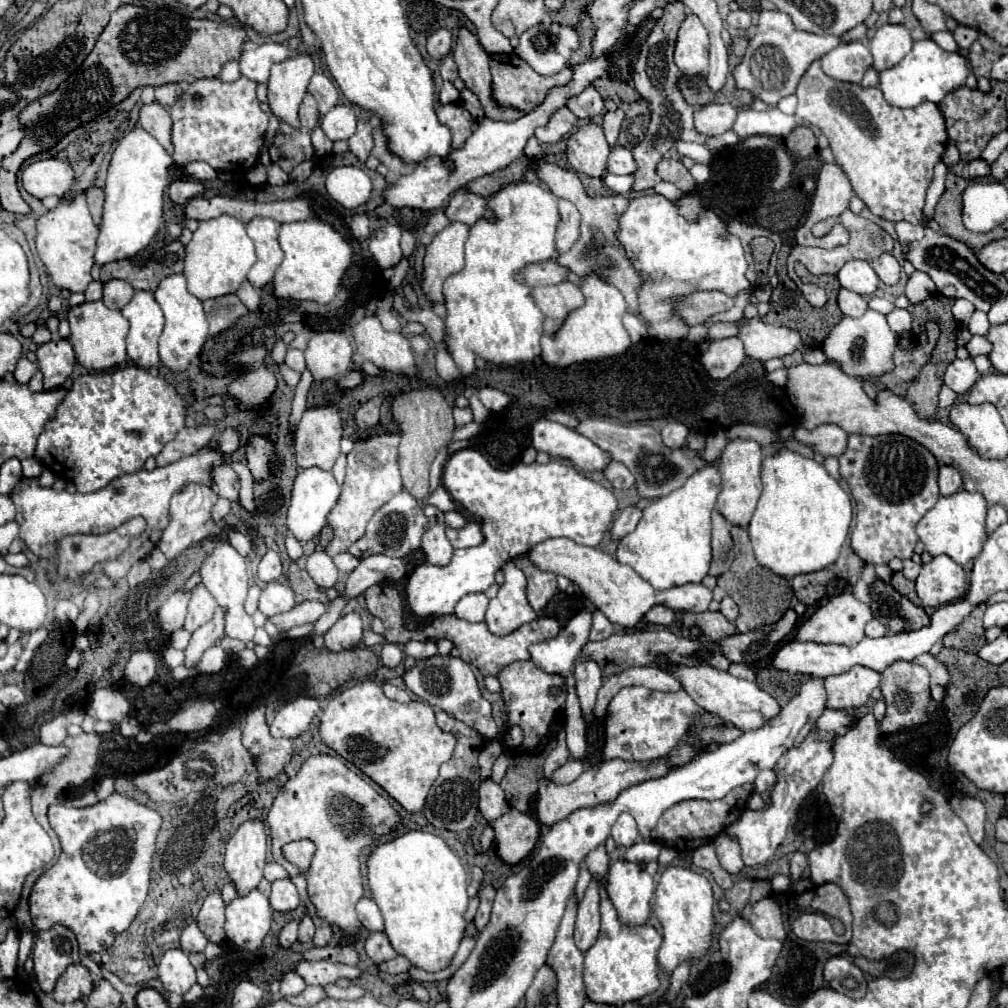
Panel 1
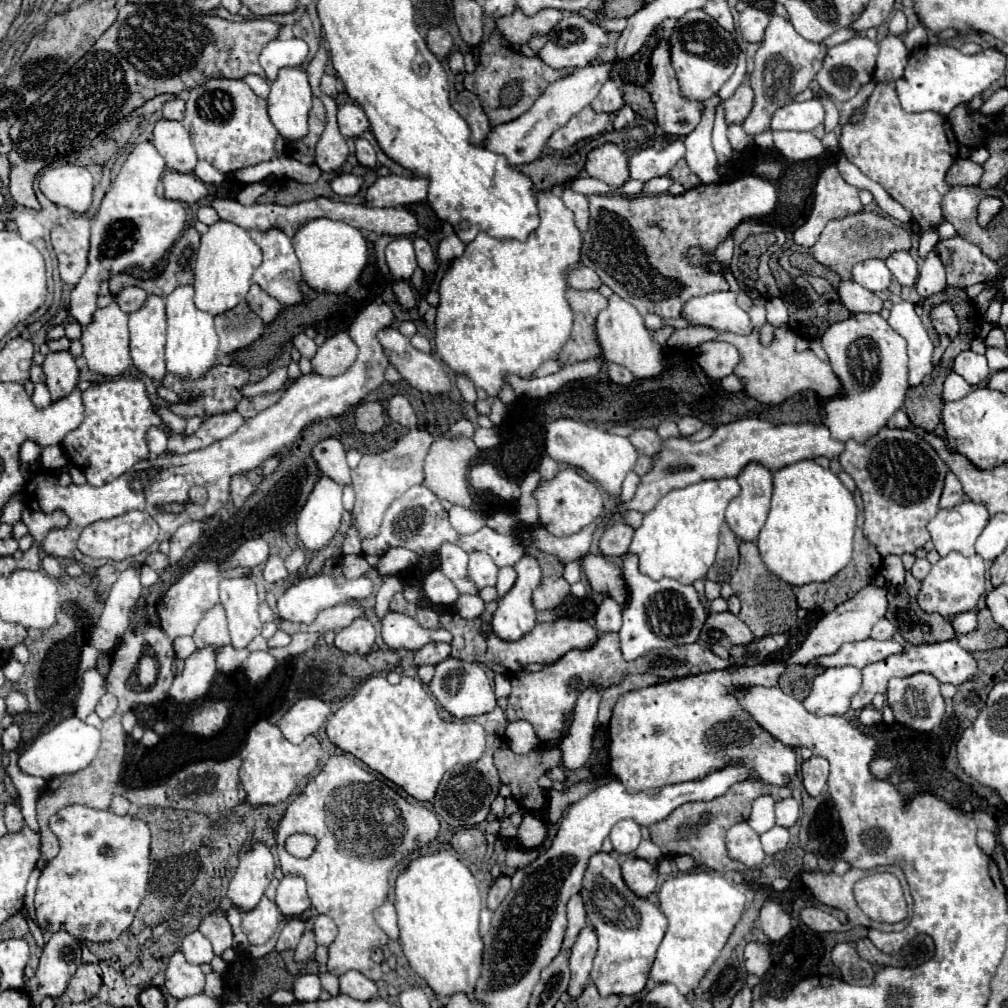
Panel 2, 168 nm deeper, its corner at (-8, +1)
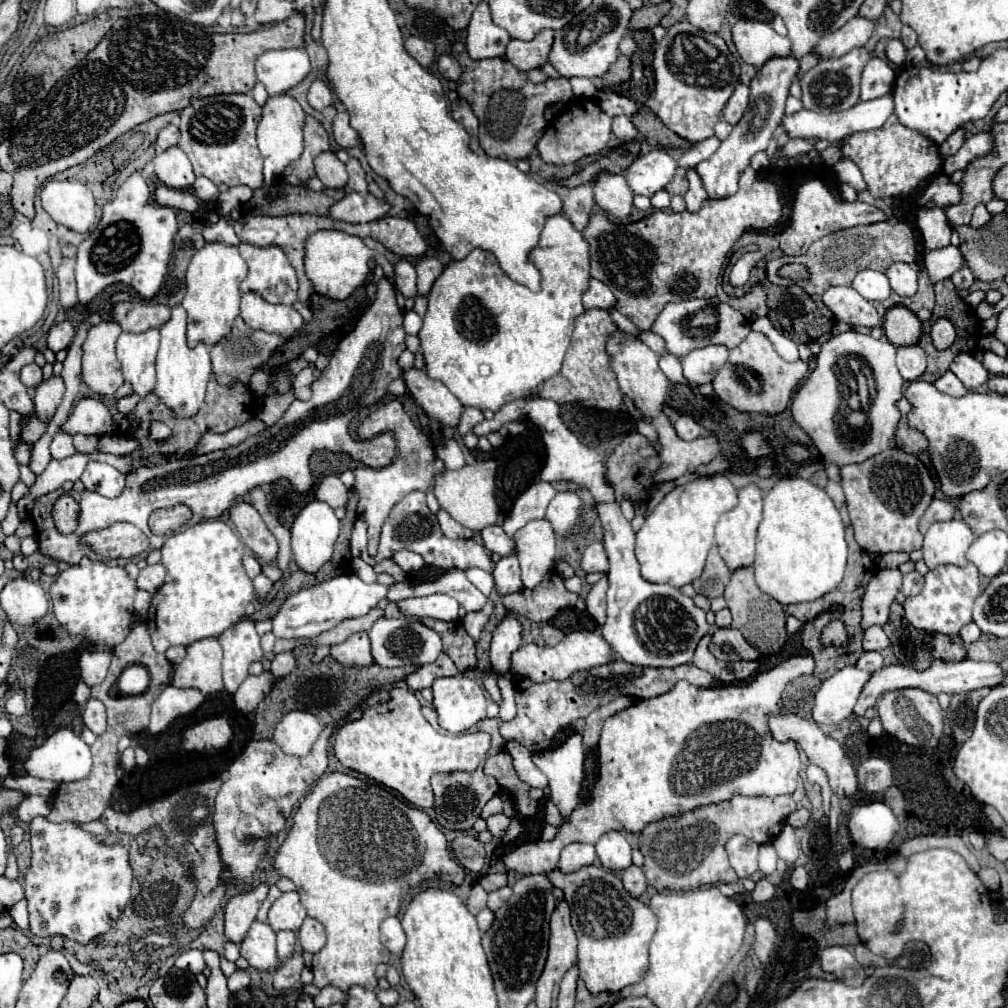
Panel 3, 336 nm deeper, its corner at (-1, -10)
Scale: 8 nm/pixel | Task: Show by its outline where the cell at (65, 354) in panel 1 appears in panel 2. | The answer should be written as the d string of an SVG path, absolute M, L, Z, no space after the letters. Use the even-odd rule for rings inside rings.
M50 352L42 368L46 374L46 386L54 402L68 396L76 388L78 368L70 352Z

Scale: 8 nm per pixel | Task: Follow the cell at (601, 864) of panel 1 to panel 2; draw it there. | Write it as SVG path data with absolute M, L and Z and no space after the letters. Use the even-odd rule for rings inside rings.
M596 852L596 856L588 860L580 896L584 900L590 926L598 934L598 952L594 958L592 980L600 996L610 996L610 994L632 996L642 992L656 950L666 932L668 922L664 912L650 900L636 896L626 886L620 872L620 864L616 862L614 856L606 852ZM622 924L630 924L630 928Z

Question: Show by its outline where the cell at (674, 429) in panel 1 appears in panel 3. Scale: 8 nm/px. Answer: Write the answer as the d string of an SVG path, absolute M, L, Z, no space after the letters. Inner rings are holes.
M679 417L679 421L673 425L675 427L675 431L677 431L677 435L683 439L683 441L693 441L693 439L697 439L699 435L701 435L701 431L703 431L703 427L701 425L697 425L691 417Z

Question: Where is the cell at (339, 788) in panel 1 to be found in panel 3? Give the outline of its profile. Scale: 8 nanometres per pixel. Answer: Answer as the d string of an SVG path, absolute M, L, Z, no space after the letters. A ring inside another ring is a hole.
M325 773L301 801L293 815L293 827L275 855L275 871L295 883L307 915L317 919L327 931L327 945L313 955L313 985L319 989L335 985L343 991L351 985L377 987L375 965L389 961L389 951L379 939L379 925L385 917L399 913L399 901L407 889L435 875L455 885L465 877L465 869L451 857L445 835L421 809L405 805L391 789L375 781L363 781L345 773Z

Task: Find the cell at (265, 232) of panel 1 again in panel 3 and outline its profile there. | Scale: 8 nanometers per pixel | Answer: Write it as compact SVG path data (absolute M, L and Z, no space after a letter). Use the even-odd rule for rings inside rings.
M241 243L239 253L249 265L249 275L241 283L243 293L253 291L273 305L293 305L299 299L295 271L279 247Z

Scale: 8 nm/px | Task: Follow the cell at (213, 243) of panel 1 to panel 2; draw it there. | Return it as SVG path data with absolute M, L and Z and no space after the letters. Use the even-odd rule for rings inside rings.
M216 222L210 226L206 234L202 234L202 242L196 256L194 268L194 304L198 310L208 312L212 316L224 314L232 310L240 300L246 298L252 274L262 262L262 250L250 238L250 232L232 224L232 222Z

